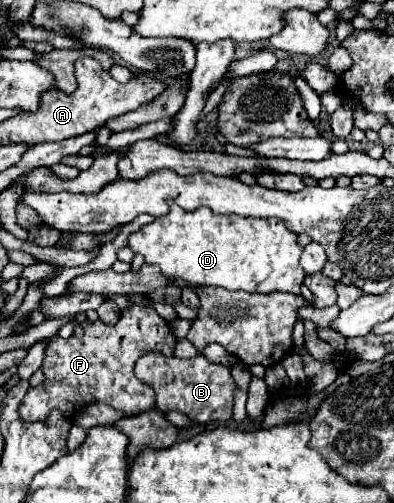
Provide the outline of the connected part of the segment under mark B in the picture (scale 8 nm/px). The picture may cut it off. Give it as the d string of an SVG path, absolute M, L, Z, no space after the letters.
M149 352L137 360L135 376L141 382L153 386L157 394L157 408L163 412L179 410L187 414L191 420L197 420L201 424L215 422L215 420L225 422L233 416L235 382L231 378L231 370L223 364L209 362L203 354L183 360L177 356L165 356L161 352Z

